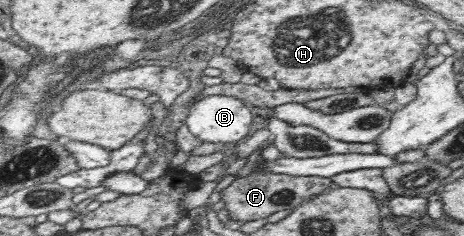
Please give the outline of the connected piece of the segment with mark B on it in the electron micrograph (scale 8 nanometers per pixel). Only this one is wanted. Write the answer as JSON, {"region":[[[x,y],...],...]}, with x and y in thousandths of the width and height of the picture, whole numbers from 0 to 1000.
{"region":[[[457,403],[427,424],[407,470],[399,530],[409,564],[435,606],[515,606],[539,572],[543,538],[541,449],[522,441],[522,424],[487,403]]]}

